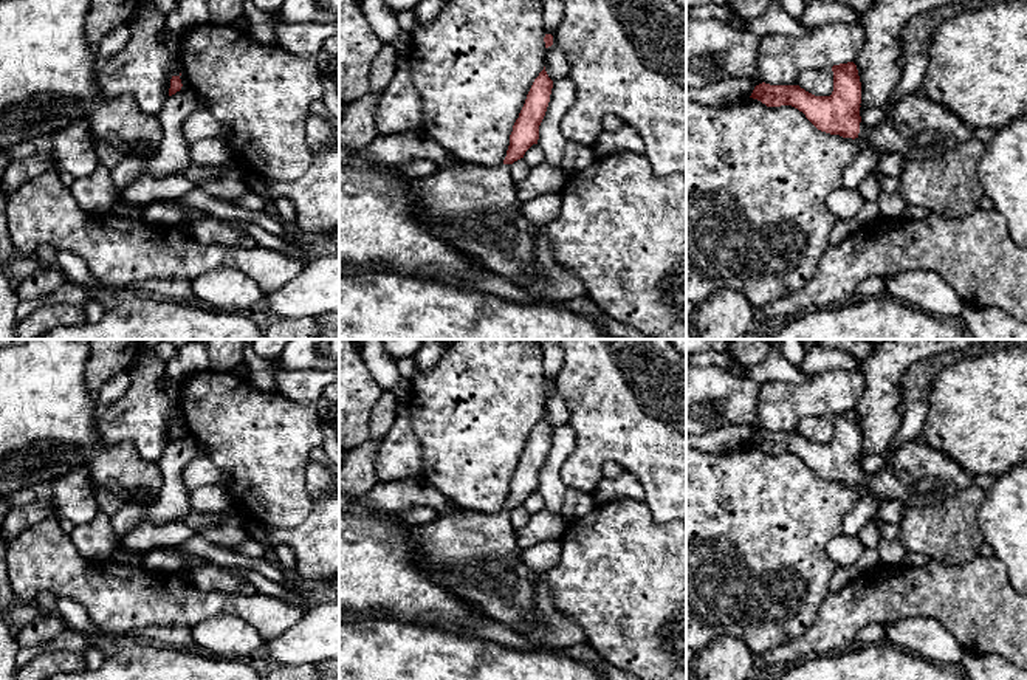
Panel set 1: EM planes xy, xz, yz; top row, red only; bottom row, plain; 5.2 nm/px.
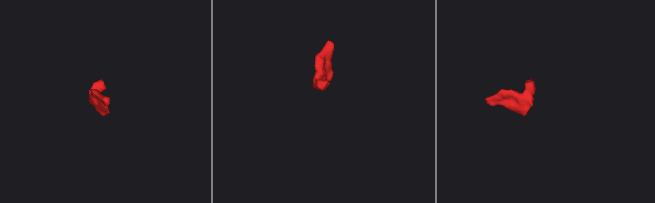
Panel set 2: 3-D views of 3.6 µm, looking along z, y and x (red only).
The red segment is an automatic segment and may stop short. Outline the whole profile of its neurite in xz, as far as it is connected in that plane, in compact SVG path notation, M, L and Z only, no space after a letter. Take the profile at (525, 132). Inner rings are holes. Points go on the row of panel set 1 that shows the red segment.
M544 67L513 125L500 164L455 163L410 184L417 197L415 211L434 235L510 280L538 271L533 226L522 212L510 166L538 144L551 88L553 81Z

